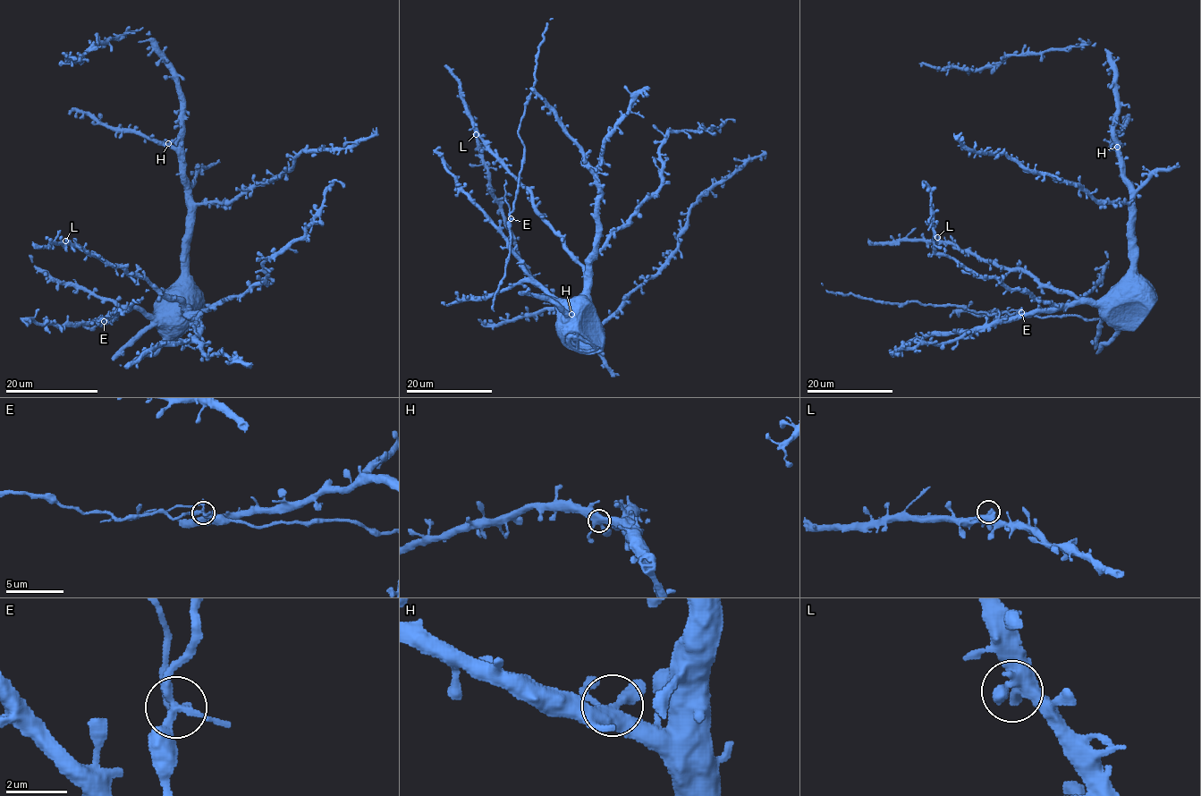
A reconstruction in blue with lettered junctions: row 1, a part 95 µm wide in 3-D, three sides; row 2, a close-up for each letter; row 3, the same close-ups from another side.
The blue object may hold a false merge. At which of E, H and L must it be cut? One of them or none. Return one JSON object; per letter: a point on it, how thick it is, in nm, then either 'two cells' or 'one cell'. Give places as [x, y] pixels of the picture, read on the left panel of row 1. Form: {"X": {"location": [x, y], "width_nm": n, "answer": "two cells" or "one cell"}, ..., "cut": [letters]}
{"E": {"location": [104, 321], "width_nm": 280, "answer": "two cells"}, "H": {"location": [168, 143], "width_nm": 440, "answer": "one cell"}, "L": {"location": [65, 241], "width_nm": 360, "answer": "one cell"}, "cut": ["E"]}

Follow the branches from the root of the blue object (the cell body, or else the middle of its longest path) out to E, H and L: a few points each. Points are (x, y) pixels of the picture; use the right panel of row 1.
E: (1122, 290), (1112, 293), (1104, 308), (1078, 300), (1054, 309), (1046, 317), (1021, 313)
H: (1122, 290), (1133, 280), (1133, 186), (1124, 175), (1123, 158), (1117, 147)
L: (1122, 290), (1112, 298), (1107, 295), (1096, 300), (1075, 299), (1057, 293), (1022, 271), (997, 267), (937, 237)

